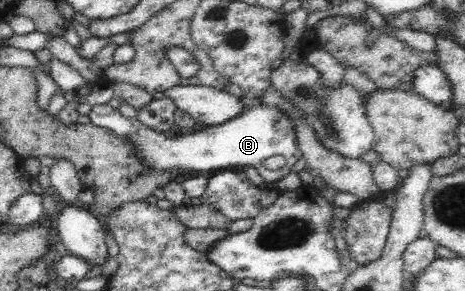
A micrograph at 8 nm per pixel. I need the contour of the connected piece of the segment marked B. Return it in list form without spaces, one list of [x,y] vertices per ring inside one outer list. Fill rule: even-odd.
[[[97,105],[88,114],[95,126],[107,129],[119,137],[125,137],[137,149],[137,157],[143,165],[157,170],[211,170],[211,168],[231,168],[231,166],[253,166],[264,180],[264,189],[274,188],[274,184],[291,172],[291,167],[302,157],[295,137],[295,121],[285,111],[275,106],[255,106],[237,118],[209,127],[198,127],[184,134],[157,132],[145,126],[137,117],[127,118],[119,110],[109,105]],[[271,156],[283,156],[285,166],[270,170],[263,162]]]

